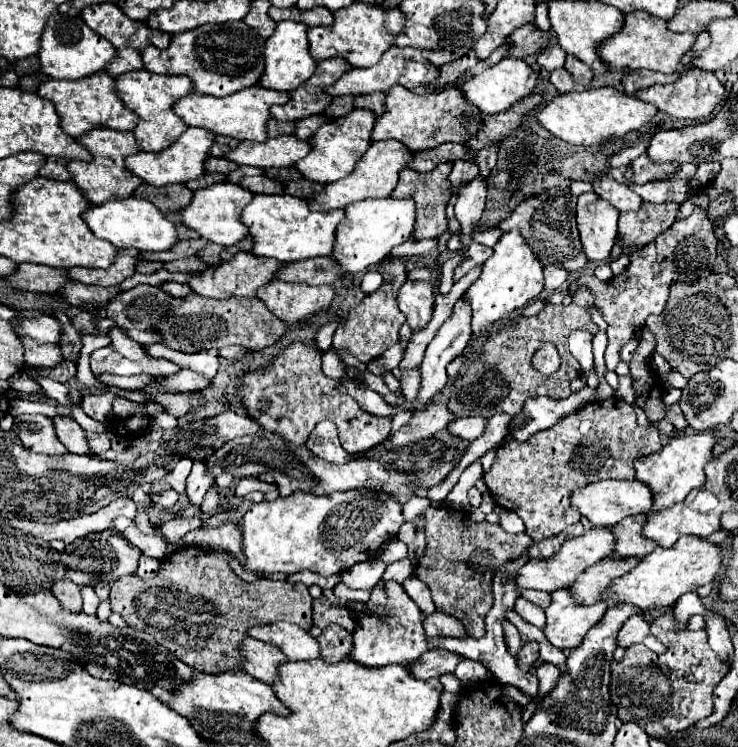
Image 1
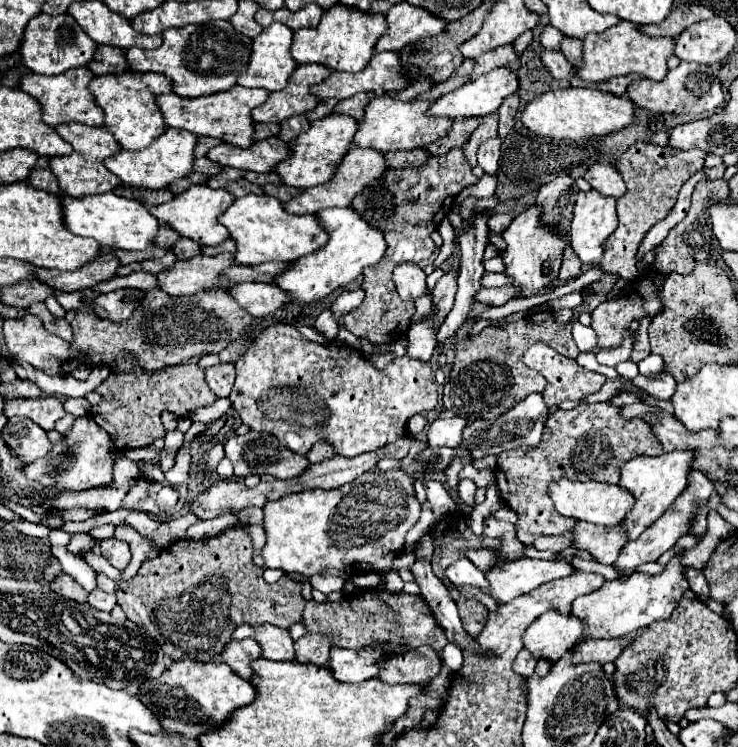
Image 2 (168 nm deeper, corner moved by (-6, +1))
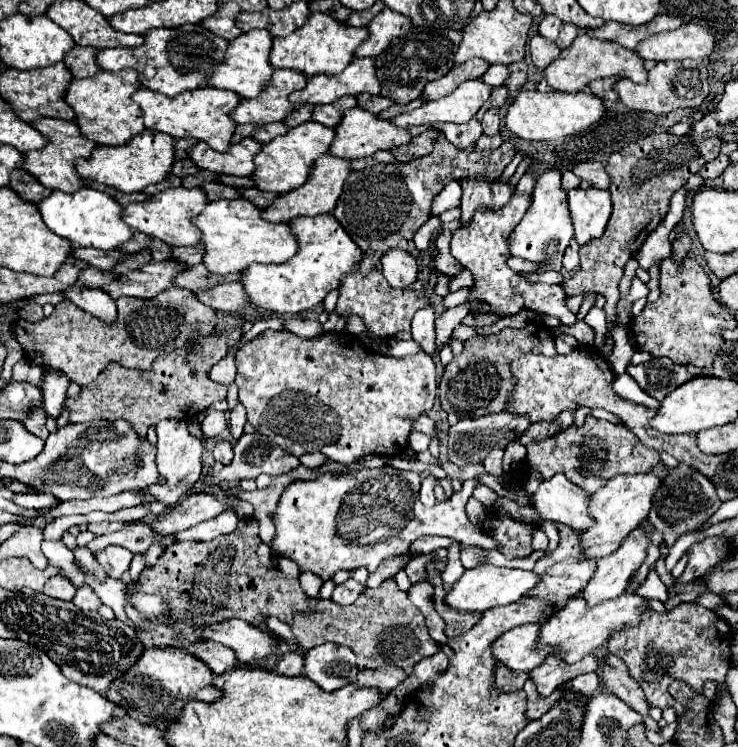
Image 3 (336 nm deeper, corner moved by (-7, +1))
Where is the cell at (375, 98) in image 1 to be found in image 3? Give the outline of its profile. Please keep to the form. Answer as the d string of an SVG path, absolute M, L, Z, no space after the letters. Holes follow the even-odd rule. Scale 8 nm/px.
M328 103L328 105L316 105L314 113L312 113L312 121L318 121L322 125L334 127L342 121L342 113L344 109L340 109L336 103Z

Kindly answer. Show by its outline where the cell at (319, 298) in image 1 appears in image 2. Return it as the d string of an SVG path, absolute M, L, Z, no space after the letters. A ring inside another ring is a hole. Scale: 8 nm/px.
M241 283L229 289L231 297L239 301L241 309L253 317L267 317L281 309L289 297L271 283Z

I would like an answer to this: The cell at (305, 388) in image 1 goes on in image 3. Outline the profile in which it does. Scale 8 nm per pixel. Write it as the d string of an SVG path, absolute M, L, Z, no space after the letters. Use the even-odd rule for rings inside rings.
M286 329L282 331L264 331L260 333L258 337L254 337L250 343L246 343L238 355L236 355L236 369L238 369L238 375L236 375L236 385L238 385L238 395L240 395L240 403L246 407L248 411L248 423L262 435L270 437L272 441L276 441L276 445L280 445L286 453L292 453L296 457L304 455L304 453L324 453L330 461L338 461L338 463L354 463L358 457L364 457L364 455L394 455L400 453L402 449L406 449L406 443L408 443L408 435L412 431L413 421L420 415L429 411L435 402L436 397L436 367L432 357L424 351L416 353L416 355L410 355L410 357L402 357L402 359L396 359L396 357L384 357L380 353L374 353L370 349L366 349L364 345L360 345L362 341L352 337L352 335L346 335L346 333L324 333L316 339L302 339Z

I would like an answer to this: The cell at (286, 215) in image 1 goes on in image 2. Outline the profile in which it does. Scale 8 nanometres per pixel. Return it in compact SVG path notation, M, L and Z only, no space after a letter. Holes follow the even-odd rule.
M245 195L235 199L219 223L229 231L235 241L233 263L235 265L259 265L265 261L295 261L307 253L321 249L327 243L327 233L311 215L289 215L283 205L267 195Z

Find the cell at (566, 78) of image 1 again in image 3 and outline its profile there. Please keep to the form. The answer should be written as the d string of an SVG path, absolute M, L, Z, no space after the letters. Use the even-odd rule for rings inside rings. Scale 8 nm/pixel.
M534 35L530 39L530 55L532 55L532 63L540 71L544 71L552 61L560 57L560 49L556 47L556 43L544 39L542 35Z

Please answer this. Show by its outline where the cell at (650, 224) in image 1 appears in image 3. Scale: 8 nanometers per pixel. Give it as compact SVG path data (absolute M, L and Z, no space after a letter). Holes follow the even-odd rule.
M666 131L648 135L644 139L638 139L634 143L624 145L620 151L612 153L606 171L612 177L610 193L612 193L612 203L614 211L612 217L606 225L604 237L592 241L592 245L582 245L580 247L580 269L570 277L570 281L564 281L564 289L568 295L580 295L580 293L602 293L606 297L606 321L608 321L608 335L606 341L600 345L600 355L610 357L614 351L614 339L612 339L612 327L618 325L618 315L616 315L616 303L620 301L620 291L618 283L624 277L624 267L628 259L636 255L636 251L642 247L646 241L646 235L656 229L656 225L666 217L670 209L670 197L680 189L684 183L680 183L682 171L686 167L696 165L696 171L712 161L720 153L720 141L716 137L710 137L708 141L692 141L690 135L674 137L668 135Z

